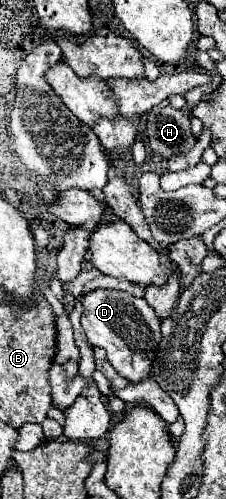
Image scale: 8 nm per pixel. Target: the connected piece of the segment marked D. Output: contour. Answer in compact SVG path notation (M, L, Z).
M98 288L84 296L82 300L82 328L92 346L100 346L106 350L110 364L116 368L120 376L130 382L140 382L150 374L150 364L154 352L160 342L160 320L156 312L146 304L144 298L136 298L124 290L108 290Z

